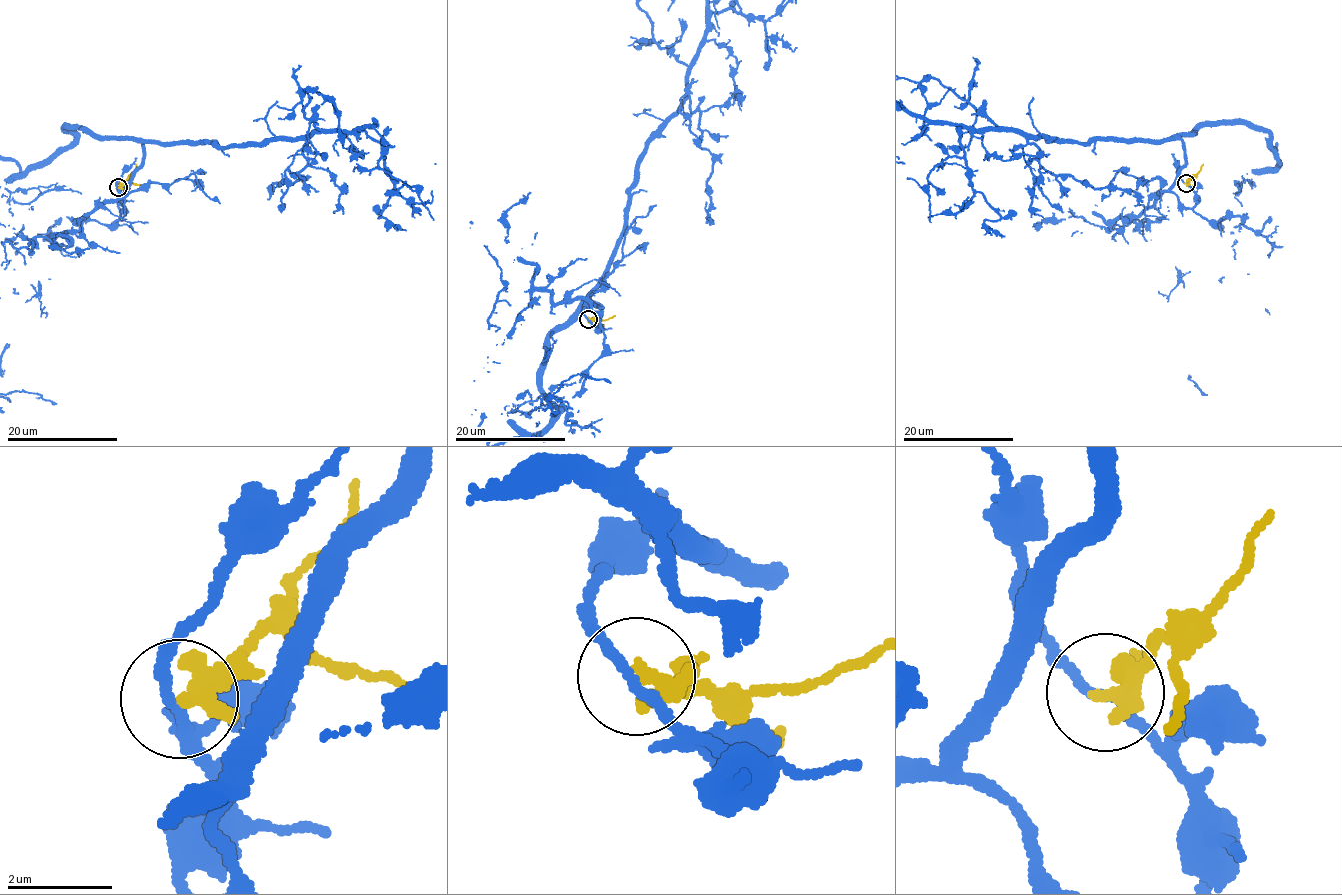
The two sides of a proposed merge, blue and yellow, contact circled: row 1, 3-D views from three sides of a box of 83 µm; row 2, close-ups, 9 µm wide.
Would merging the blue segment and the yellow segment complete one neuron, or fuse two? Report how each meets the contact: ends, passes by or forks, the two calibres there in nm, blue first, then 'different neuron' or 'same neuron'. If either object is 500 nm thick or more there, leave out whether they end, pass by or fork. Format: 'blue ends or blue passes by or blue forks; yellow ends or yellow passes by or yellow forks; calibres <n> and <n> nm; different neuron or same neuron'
blue passes by; yellow passes by; calibres 180 and 260 nm; different neuron

